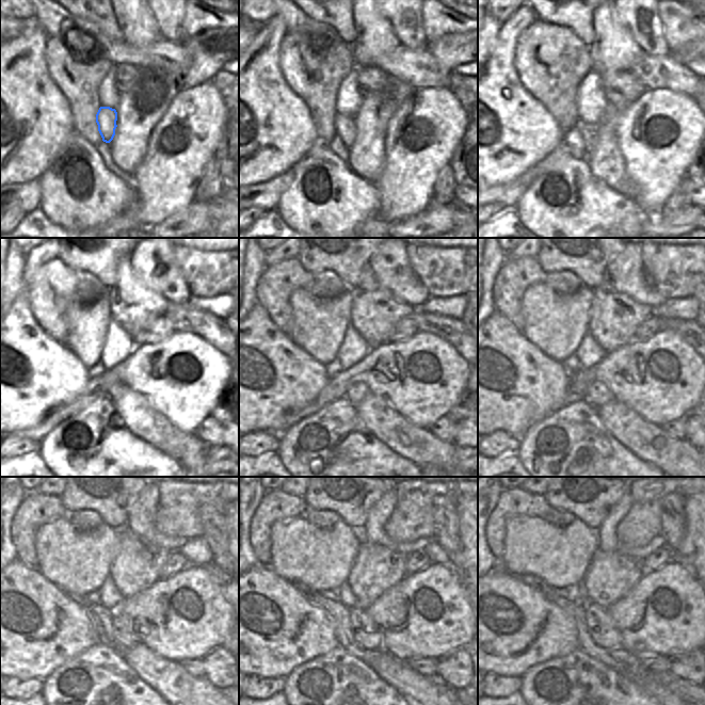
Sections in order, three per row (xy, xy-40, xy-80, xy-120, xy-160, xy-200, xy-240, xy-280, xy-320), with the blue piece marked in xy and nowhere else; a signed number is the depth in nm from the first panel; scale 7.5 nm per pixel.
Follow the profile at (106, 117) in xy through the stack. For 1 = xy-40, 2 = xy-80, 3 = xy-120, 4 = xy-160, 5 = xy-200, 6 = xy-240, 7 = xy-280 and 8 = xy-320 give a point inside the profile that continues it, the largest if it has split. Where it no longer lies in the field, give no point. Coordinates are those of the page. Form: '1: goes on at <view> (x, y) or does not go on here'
1: goes on at xy-40 (346, 128)
2: goes on at xy-80 (589, 133)
3: goes on at xy-120 (116, 391)
4: goes on at xy-160 (355, 394)
5: goes on at xy-200 (598, 395)
6: goes on at xy-240 (123, 634)
7: goes on at xy-280 (365, 633)
8: goes on at xy-320 (602, 628)

